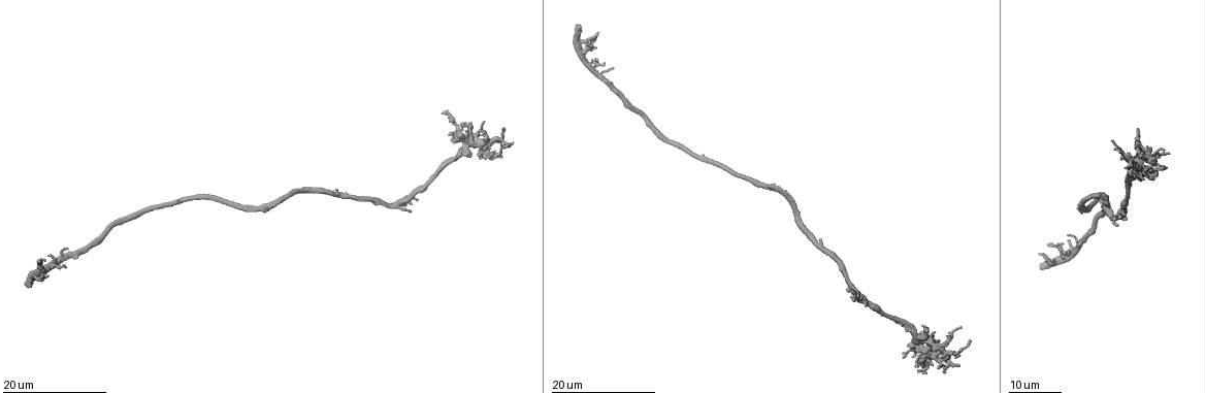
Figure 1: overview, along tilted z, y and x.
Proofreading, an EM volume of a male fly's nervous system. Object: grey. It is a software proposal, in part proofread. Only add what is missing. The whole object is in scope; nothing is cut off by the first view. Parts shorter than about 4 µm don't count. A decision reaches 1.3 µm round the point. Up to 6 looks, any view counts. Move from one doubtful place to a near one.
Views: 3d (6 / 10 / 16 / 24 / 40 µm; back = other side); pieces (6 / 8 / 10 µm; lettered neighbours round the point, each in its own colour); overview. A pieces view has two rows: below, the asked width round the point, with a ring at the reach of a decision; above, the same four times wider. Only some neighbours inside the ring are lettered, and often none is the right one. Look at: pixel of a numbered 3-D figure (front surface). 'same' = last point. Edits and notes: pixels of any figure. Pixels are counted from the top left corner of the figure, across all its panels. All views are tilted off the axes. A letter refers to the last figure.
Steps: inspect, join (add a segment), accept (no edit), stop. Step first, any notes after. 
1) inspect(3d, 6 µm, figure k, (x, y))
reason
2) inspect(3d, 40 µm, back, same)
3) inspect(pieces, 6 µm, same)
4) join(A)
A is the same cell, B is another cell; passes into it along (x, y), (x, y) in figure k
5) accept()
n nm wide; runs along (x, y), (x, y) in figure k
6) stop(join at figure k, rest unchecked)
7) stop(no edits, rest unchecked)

inspect(3d, 16 µm, figure 1, (922, 327))
thin end

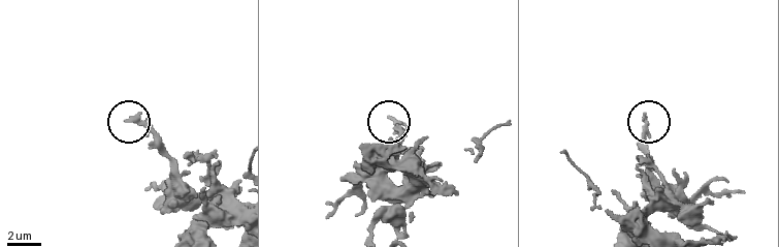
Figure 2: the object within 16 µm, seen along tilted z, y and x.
inspect(pieces, 8 µm, figure 2, (391, 118))

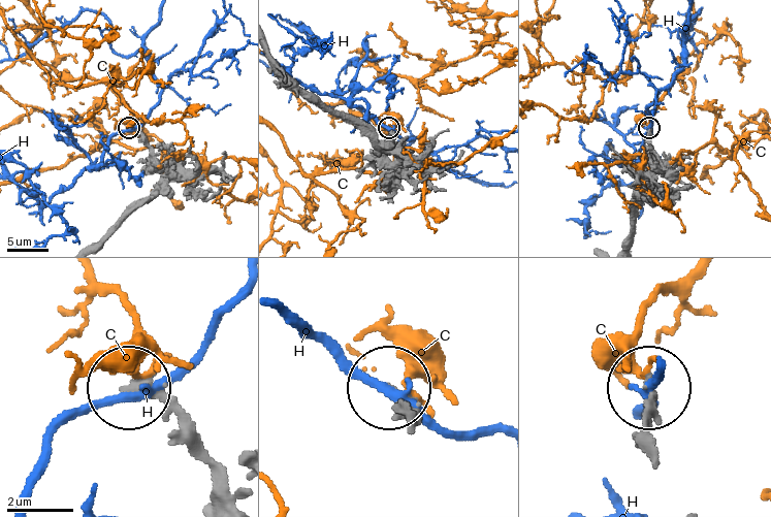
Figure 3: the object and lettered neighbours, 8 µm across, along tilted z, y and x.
accept()
C and H are other cells; runs along (225, 497), (200, 440), (167, 407), (131, 390) in figure 3; no lettered segment goes on from it

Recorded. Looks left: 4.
inspect(3d, 24 µm, figure 1, (859, 294))

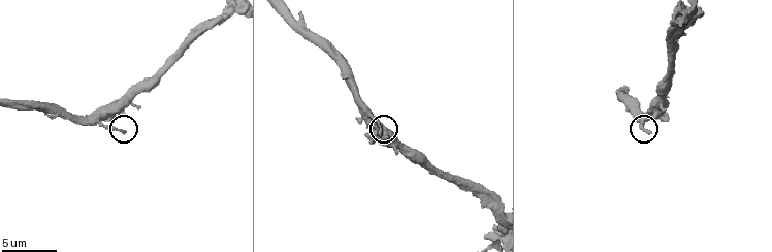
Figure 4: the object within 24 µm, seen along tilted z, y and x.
inspect(pieces, 8 µm, figure 4, (647, 131))

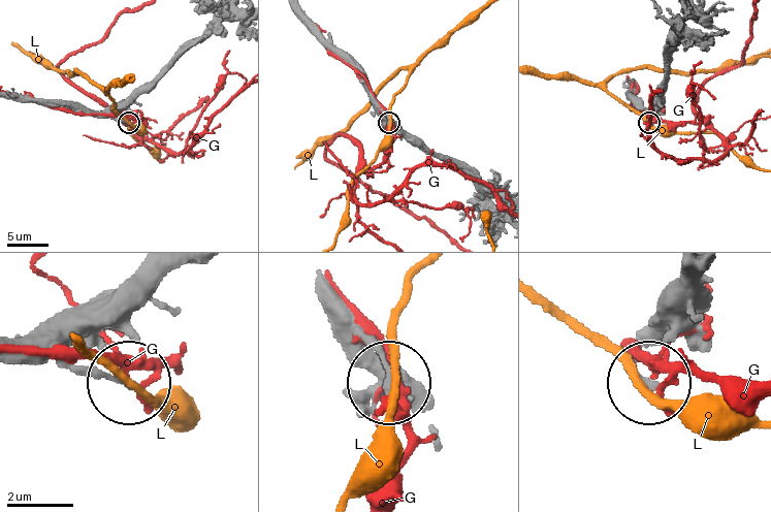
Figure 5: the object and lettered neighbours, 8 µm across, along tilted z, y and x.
accept()
G and L are other cells; runs along (15, 95), (77, 103), (128, 122) in figure 5; no lettered segment goes on from it

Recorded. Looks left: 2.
inspect(3d, 24 µm, figure 1, (598, 32))
branch stops here

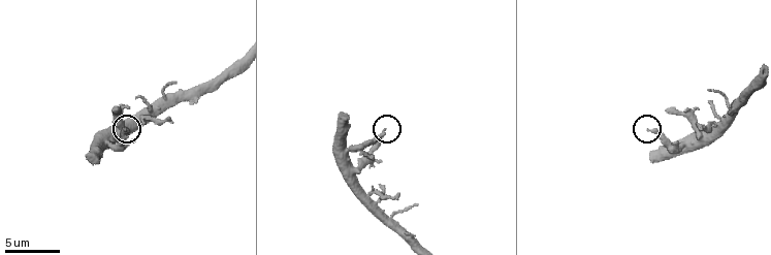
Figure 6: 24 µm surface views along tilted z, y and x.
inspect(pieces, 8 µm, figure 6, (648, 131))

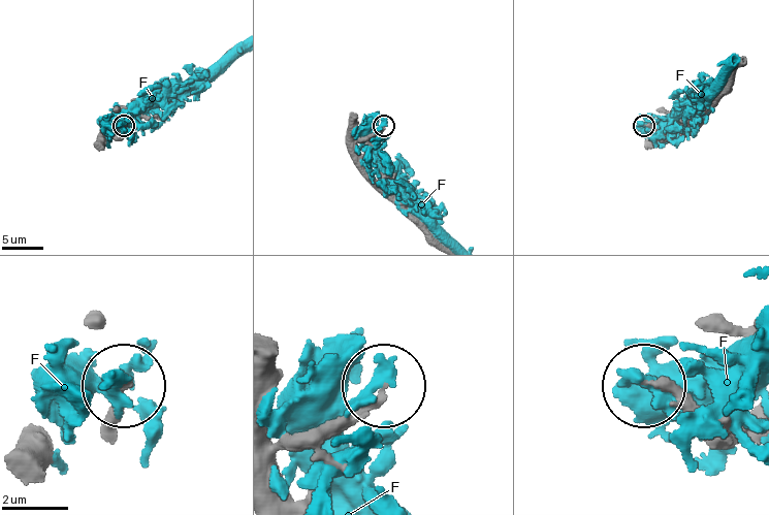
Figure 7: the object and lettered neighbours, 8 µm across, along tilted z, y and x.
accept()
F is another cell; runs along (433, 236), (360, 163), (357, 141), (384, 127) in figure 7; no lettered segment goes on from it

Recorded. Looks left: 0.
stop(no edits, rest unchecked)

